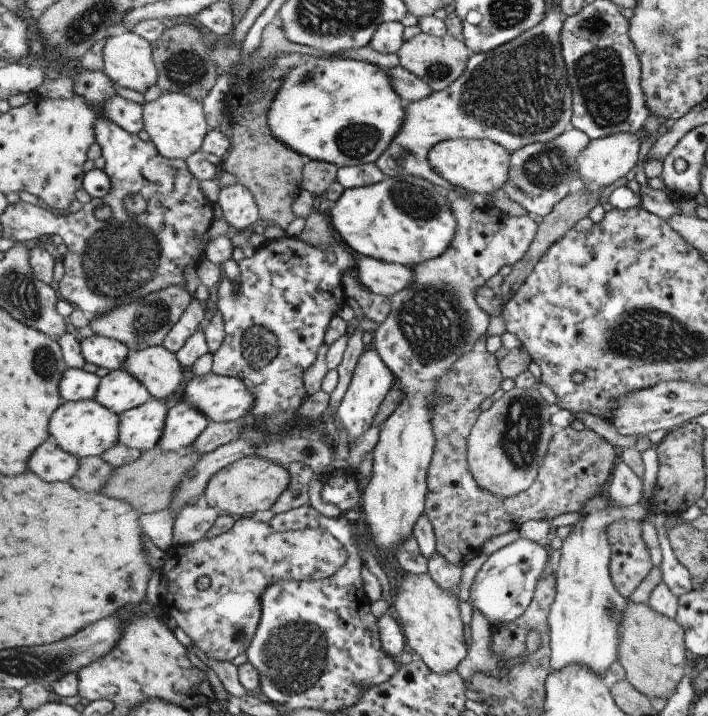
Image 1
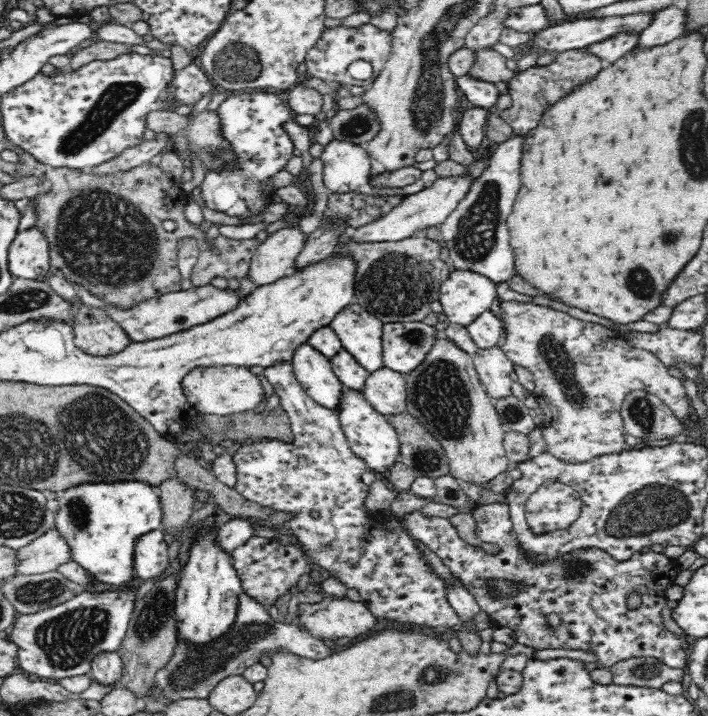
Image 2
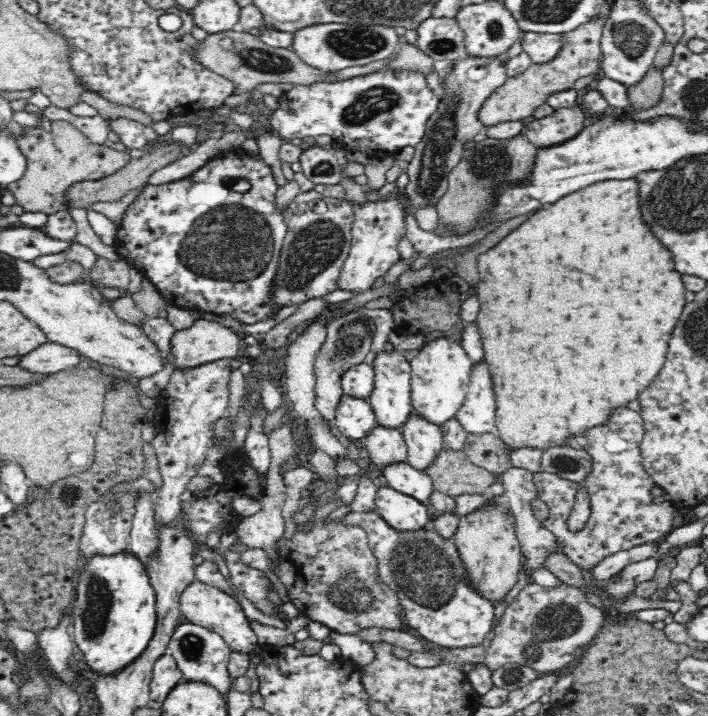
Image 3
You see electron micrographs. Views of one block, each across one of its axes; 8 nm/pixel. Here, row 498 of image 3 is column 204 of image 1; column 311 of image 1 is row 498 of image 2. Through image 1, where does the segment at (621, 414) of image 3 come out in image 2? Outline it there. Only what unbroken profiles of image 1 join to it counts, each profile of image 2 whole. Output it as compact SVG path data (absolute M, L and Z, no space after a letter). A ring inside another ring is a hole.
M556 478L544 480L527 498L525 515L535 534L568 528L581 514L581 491Z

